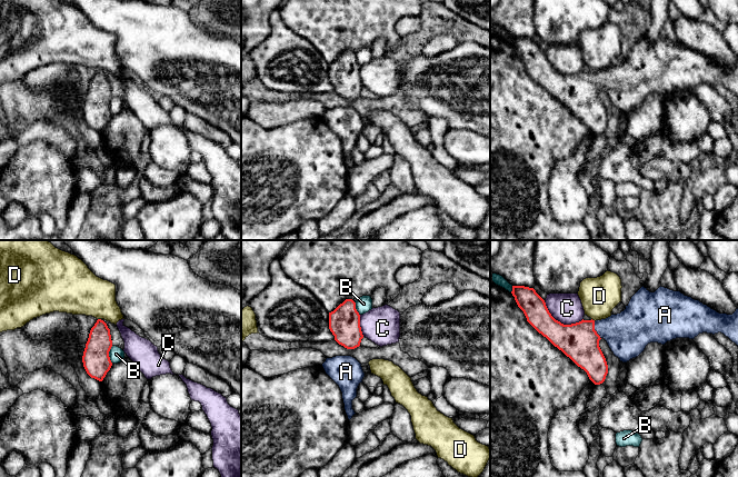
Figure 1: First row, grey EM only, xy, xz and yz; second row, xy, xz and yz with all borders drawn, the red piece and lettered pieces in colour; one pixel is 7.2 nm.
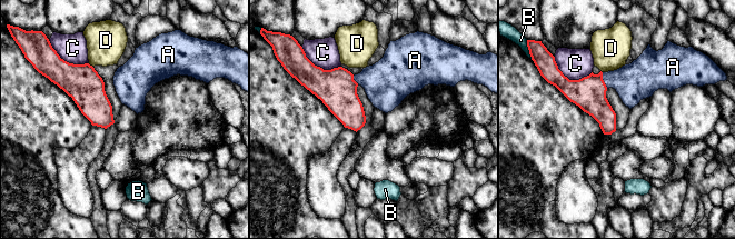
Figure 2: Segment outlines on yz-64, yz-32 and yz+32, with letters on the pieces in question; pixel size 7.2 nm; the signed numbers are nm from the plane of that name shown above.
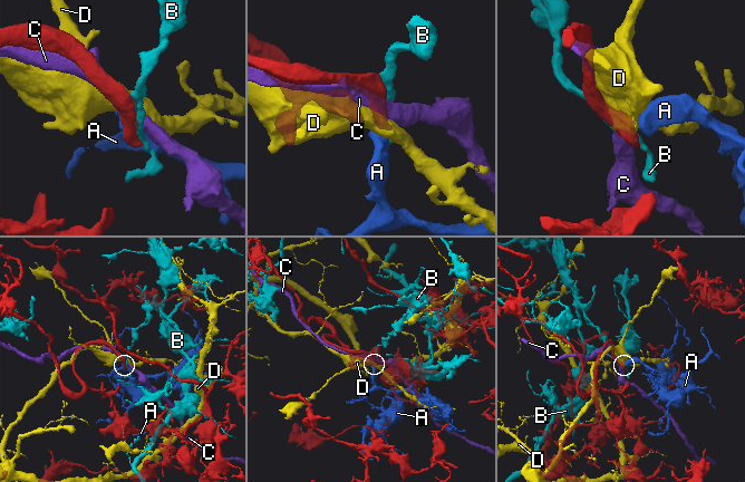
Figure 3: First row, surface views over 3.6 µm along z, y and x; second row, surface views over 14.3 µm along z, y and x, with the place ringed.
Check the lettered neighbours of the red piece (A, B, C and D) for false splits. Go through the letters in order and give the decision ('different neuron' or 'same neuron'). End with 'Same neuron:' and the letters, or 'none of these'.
A: same neuron
B: different neuron
C: different neuron
D: different neuron
Same neuron: A

